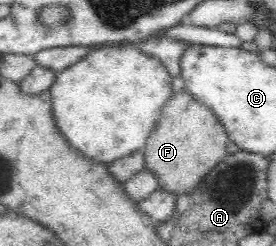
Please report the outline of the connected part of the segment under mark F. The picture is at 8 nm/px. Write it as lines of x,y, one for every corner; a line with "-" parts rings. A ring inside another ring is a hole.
186,89
173,91
168,101
165,101
161,114
149,133
148,141
144,148
144,168
158,176
159,189
178,195
180,192
190,193
202,181
202,178
227,156
228,134
222,127
222,122
214,112
198,102

